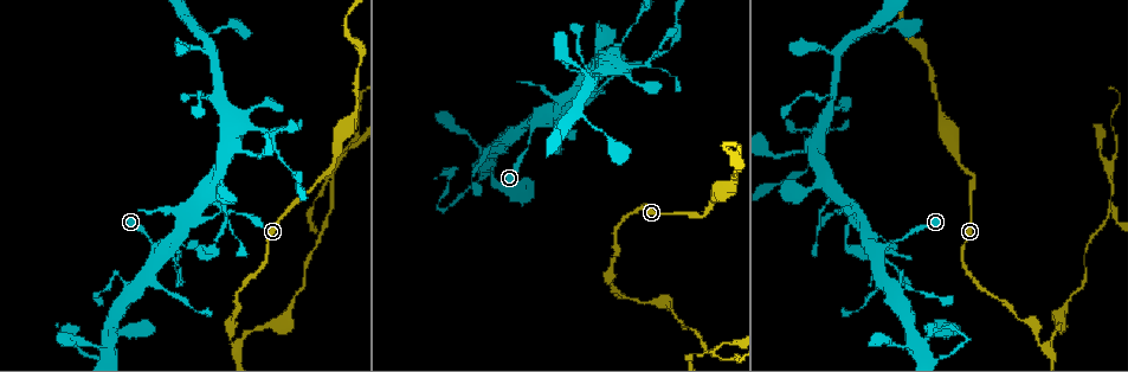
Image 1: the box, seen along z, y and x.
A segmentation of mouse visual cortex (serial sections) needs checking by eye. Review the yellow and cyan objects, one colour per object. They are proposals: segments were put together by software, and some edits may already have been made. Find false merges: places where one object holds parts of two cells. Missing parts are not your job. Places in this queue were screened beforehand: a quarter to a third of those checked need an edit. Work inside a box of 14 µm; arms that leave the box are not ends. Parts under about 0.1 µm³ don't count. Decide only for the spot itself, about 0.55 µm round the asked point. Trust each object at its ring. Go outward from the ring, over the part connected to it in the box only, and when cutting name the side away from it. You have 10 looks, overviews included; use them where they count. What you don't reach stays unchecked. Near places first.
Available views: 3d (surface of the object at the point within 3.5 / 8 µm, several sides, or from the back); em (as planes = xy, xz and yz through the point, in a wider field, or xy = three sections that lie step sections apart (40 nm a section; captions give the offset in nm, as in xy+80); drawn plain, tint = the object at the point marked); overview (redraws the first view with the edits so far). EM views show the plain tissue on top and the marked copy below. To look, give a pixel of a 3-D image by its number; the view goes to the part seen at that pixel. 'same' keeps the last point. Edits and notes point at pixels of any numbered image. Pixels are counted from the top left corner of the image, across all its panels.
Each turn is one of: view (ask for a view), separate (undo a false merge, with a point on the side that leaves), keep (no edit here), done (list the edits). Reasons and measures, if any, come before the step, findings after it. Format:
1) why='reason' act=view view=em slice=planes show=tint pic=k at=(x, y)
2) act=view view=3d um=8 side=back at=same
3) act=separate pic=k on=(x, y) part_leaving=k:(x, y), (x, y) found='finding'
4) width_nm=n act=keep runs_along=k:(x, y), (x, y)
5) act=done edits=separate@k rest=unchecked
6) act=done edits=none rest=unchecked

why='a fork' act=view view=3d um=3.5 pic=1 at=(1046, 343)

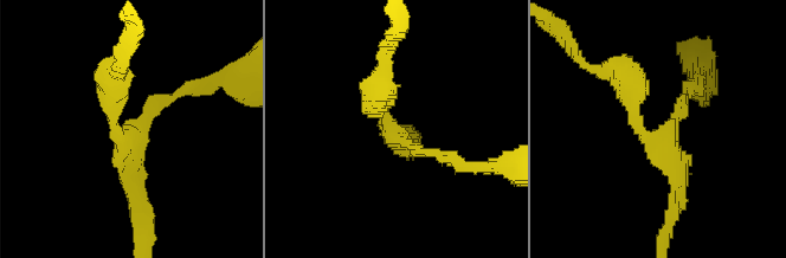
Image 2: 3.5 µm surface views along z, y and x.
arms=3 arm_widths_nm=150,200,300 act=view view=em slice=xy step=3 show=tint pic=2 at=(391, 130)

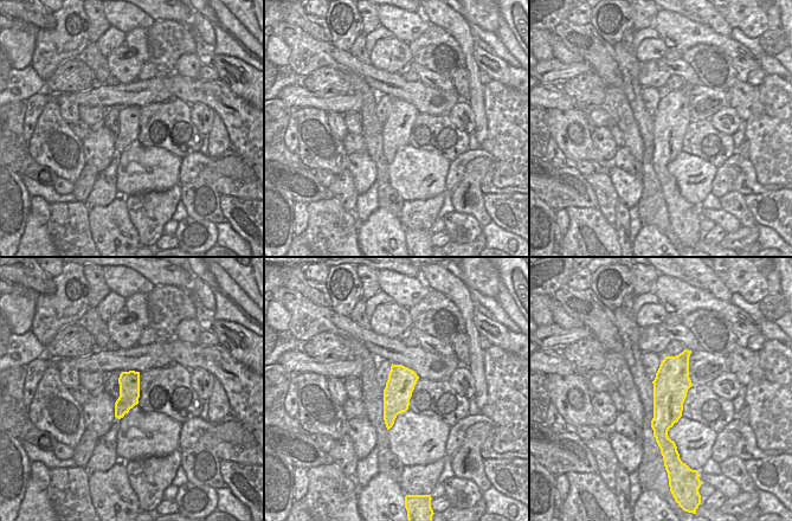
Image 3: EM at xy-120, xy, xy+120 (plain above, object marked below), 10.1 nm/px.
act=keep runs_along=3:(687, 353), (673, 374), (665, 439) found='continuous, no second cell'

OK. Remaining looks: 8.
why='calibre changes' act=view view=3d um=3.5 pic=1 at=(1063, 304)

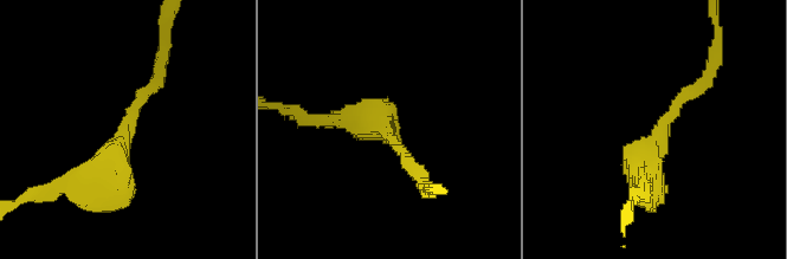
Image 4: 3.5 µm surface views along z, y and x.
arm_widths_nm=200,300 why='shape alone is not enough' act=view view=em slice=planes show=tint pic=4 at=(658, 133)

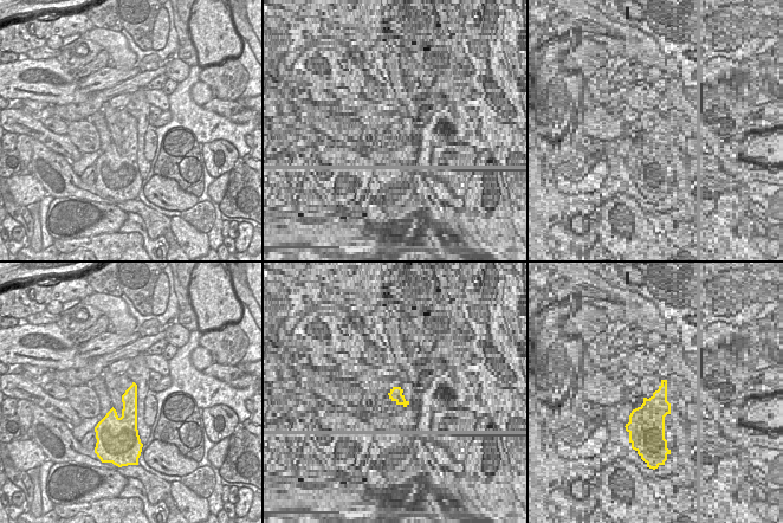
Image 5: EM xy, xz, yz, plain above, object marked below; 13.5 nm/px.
act=keep runs_along=4:(76, 186), (113, 160), (159, 81) found='one cell here'

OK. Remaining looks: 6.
why='branch point' act=view view=3d um=3.5 pic=1 at=(844, 202)

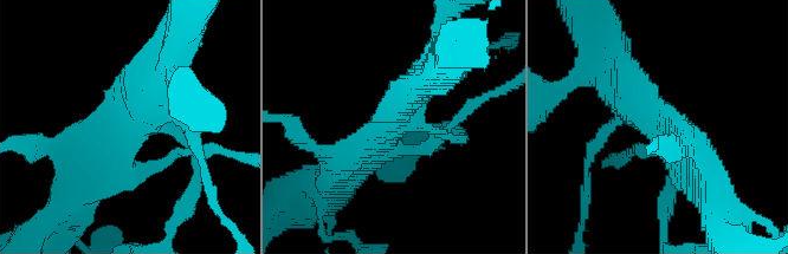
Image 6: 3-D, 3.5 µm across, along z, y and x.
arms=3 arm_widths_nm=150,350,450 why='now the EM' act=view view=em slice=planes show=tint pic=6 at=(392, 123)

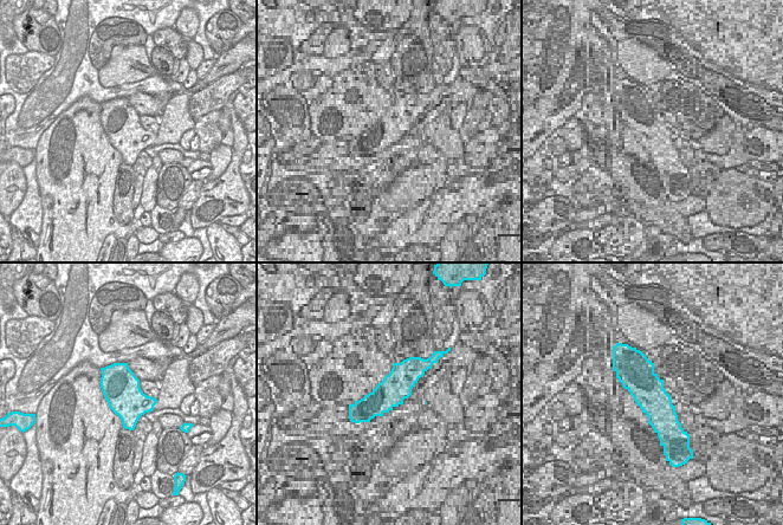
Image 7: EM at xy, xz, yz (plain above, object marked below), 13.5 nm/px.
act=keep runs_along=6:(705, 183), (624, 82), (618, 63) found='continuous, no second cell'

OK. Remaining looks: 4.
why='touches itself' act=view view=em slice=planes show=tint pic=1 at=(177, 284)

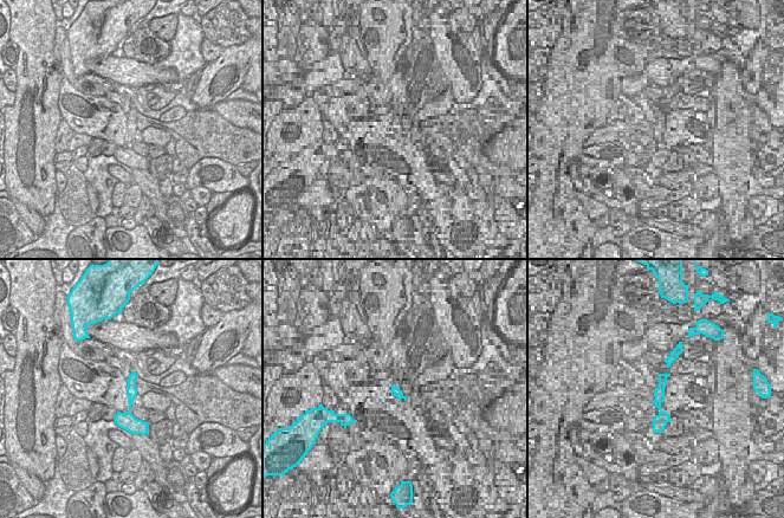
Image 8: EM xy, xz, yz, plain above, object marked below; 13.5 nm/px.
act=view view=3d um=3.5 side=back at=same

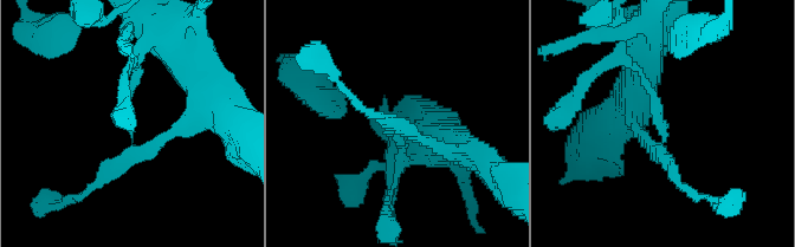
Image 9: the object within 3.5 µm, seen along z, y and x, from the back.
act=keep found='continuous, no second cell'

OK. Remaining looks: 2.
act=done edits=none rest=unchecked

